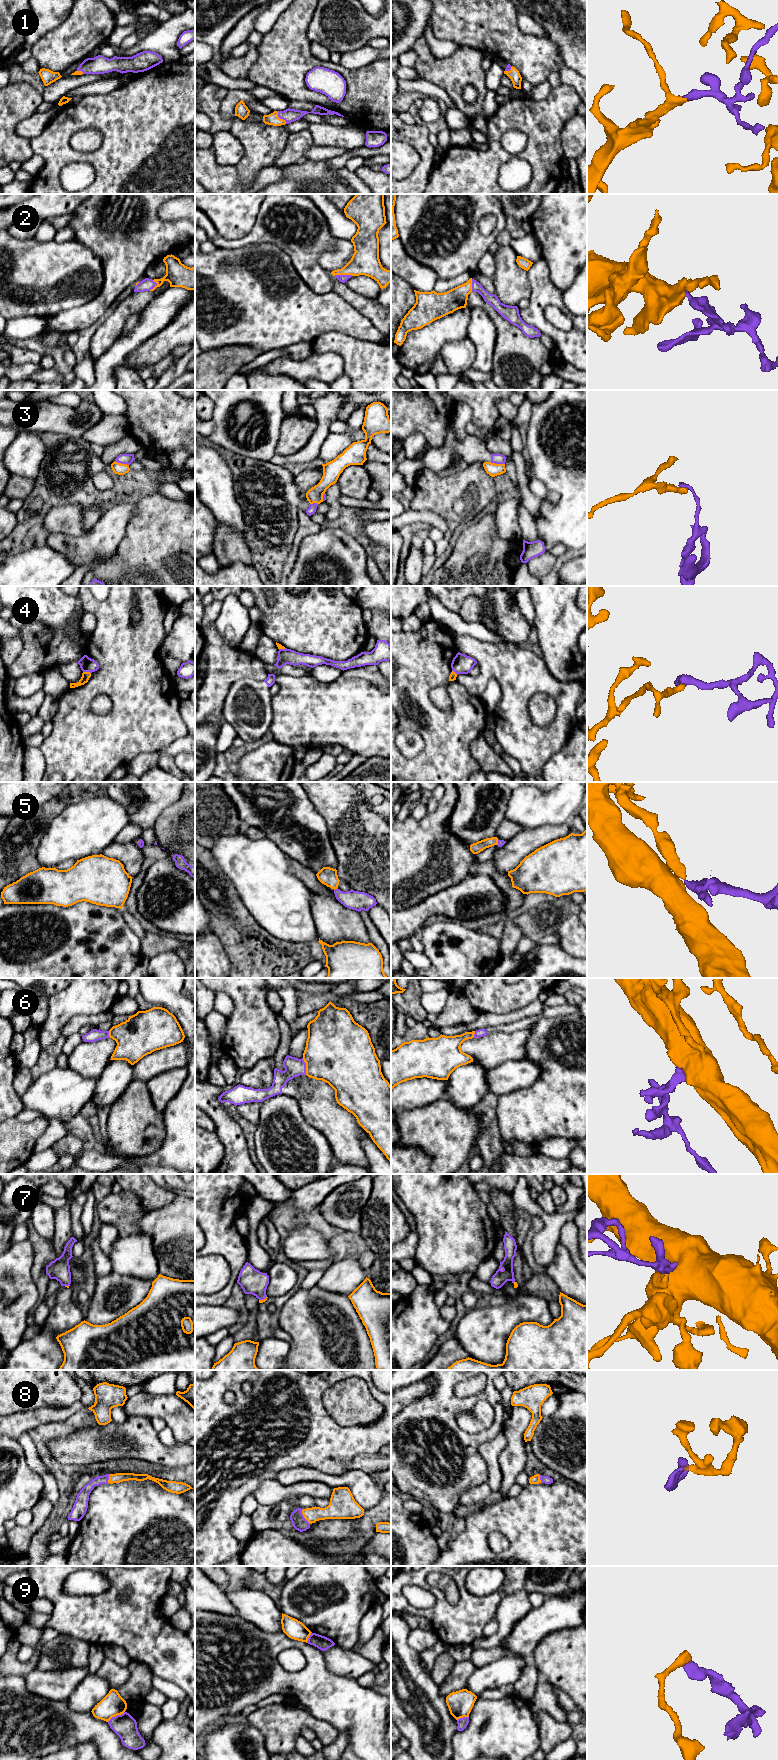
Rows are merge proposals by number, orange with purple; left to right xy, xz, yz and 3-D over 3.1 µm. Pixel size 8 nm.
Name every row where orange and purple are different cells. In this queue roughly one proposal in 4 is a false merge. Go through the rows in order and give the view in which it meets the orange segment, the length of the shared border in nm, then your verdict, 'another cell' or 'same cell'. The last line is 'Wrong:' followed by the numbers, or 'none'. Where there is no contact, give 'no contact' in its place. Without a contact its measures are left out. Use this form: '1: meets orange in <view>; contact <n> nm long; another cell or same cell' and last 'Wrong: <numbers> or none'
1: meets orange in xz; contact 130 nm long; same cell
2: meets orange in xz; contact 150 nm long; same cell
3: meets orange in xy; contact 120 nm long; another cell
4: meets orange in xy; contact 70 nm long; another cell
5: meets orange in xz; contact 40 nm long; same cell
6: meets orange in xz; contact 140 nm long; same cell
7: meets orange in xz; contact 70 nm long; same cell
8: meets orange in xz; contact 140 nm long; same cell
9: meets orange in xy; contact 170 nm long; another cell
Wrong: 3, 4, 9

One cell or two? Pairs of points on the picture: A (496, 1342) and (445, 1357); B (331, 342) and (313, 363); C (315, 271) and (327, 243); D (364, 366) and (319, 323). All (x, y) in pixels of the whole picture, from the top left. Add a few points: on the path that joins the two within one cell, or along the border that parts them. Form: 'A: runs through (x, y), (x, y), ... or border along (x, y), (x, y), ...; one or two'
A: border along (453, 1336), (468, 1356); two
B: border along (314, 352), (336, 352), (343, 362); two
C: runs through (314, 264), (314, 254), (320, 248); one
D: border along (352, 336), (329, 331), (311, 341); two

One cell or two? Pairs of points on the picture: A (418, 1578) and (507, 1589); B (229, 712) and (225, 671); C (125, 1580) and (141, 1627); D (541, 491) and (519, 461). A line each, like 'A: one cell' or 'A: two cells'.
A: one cell
B: two cells
C: one cell
D: two cells

